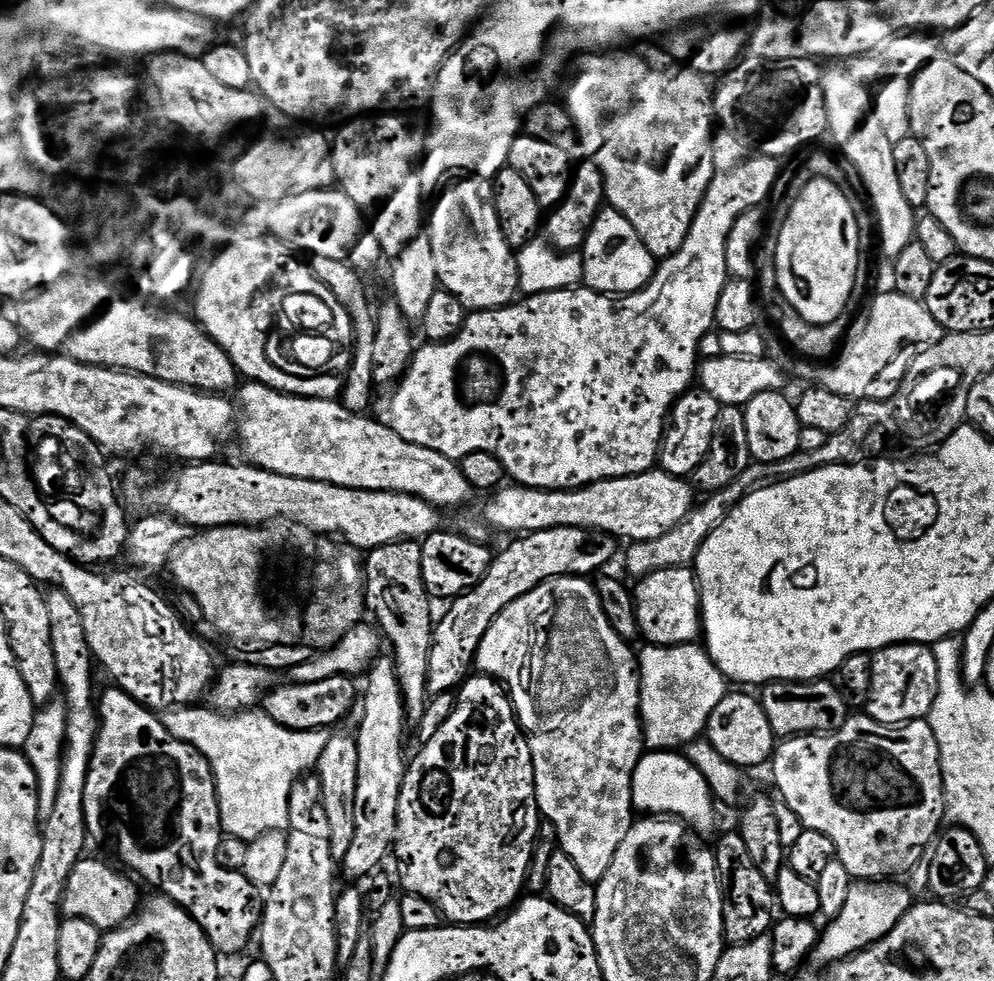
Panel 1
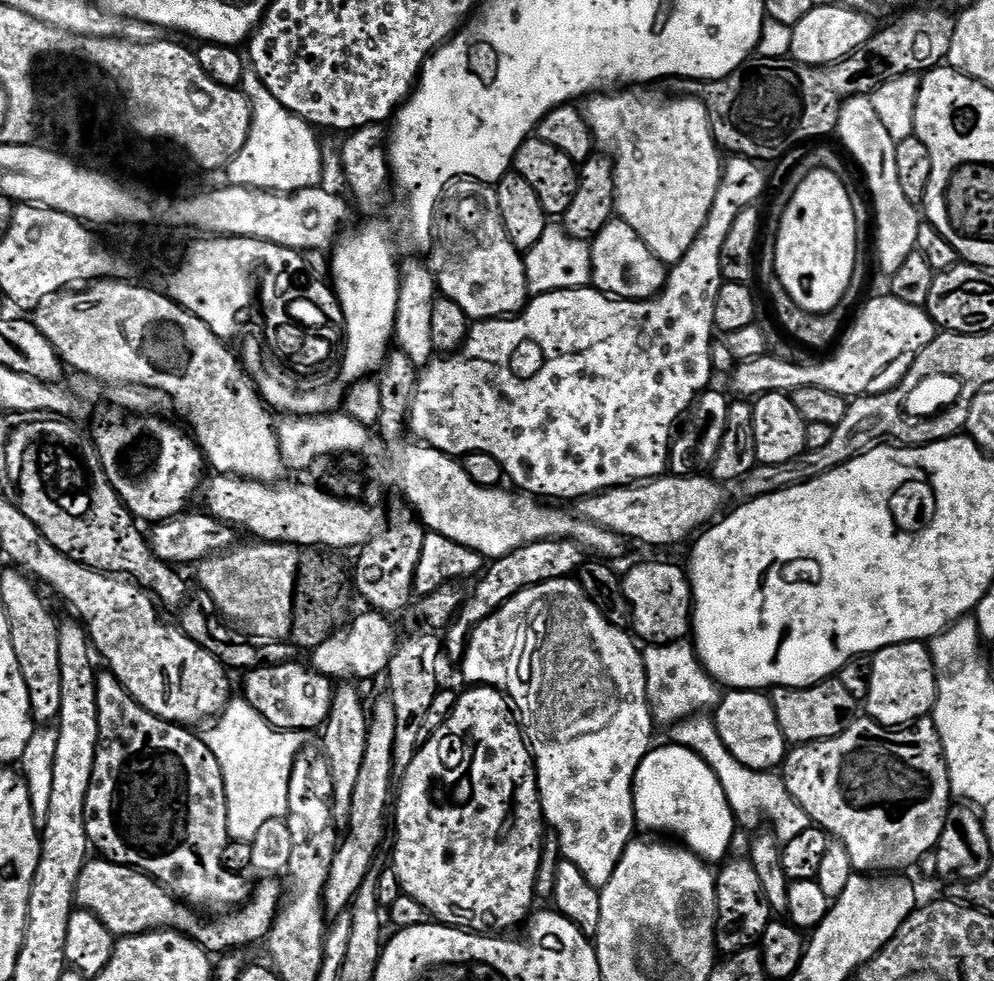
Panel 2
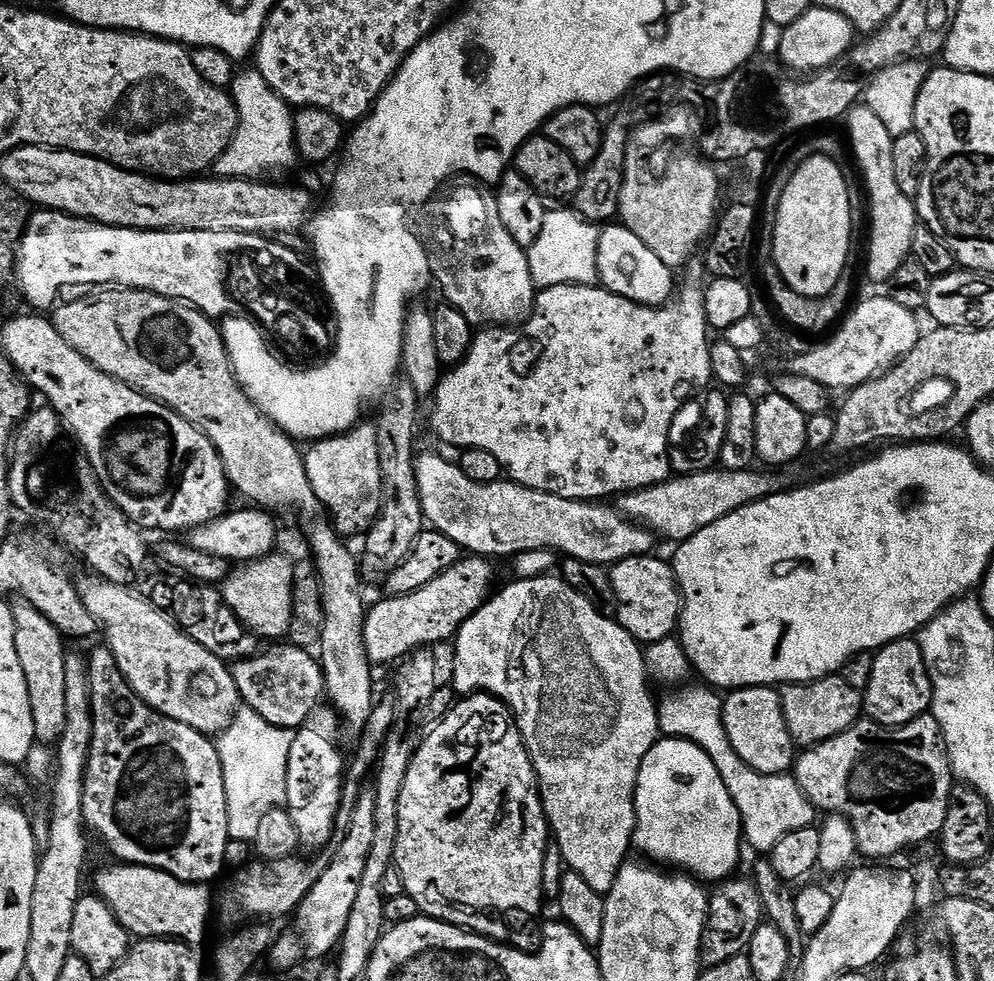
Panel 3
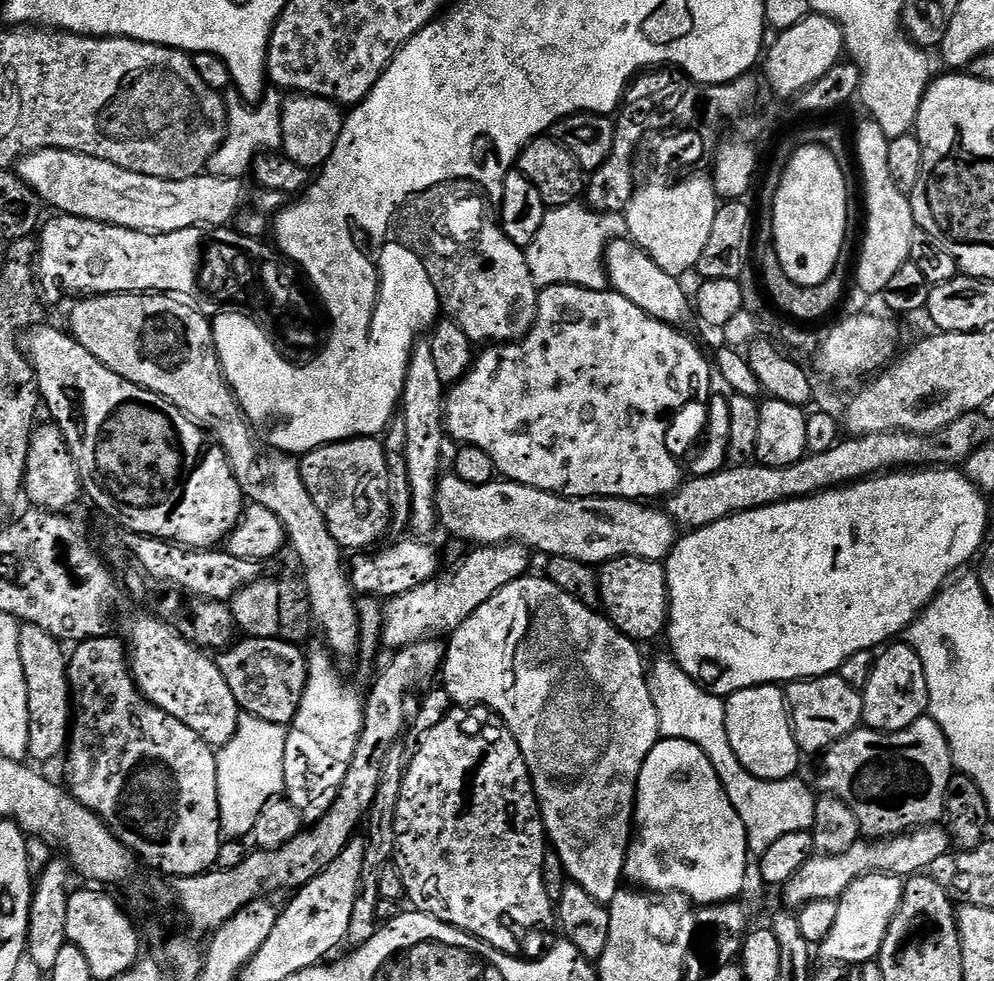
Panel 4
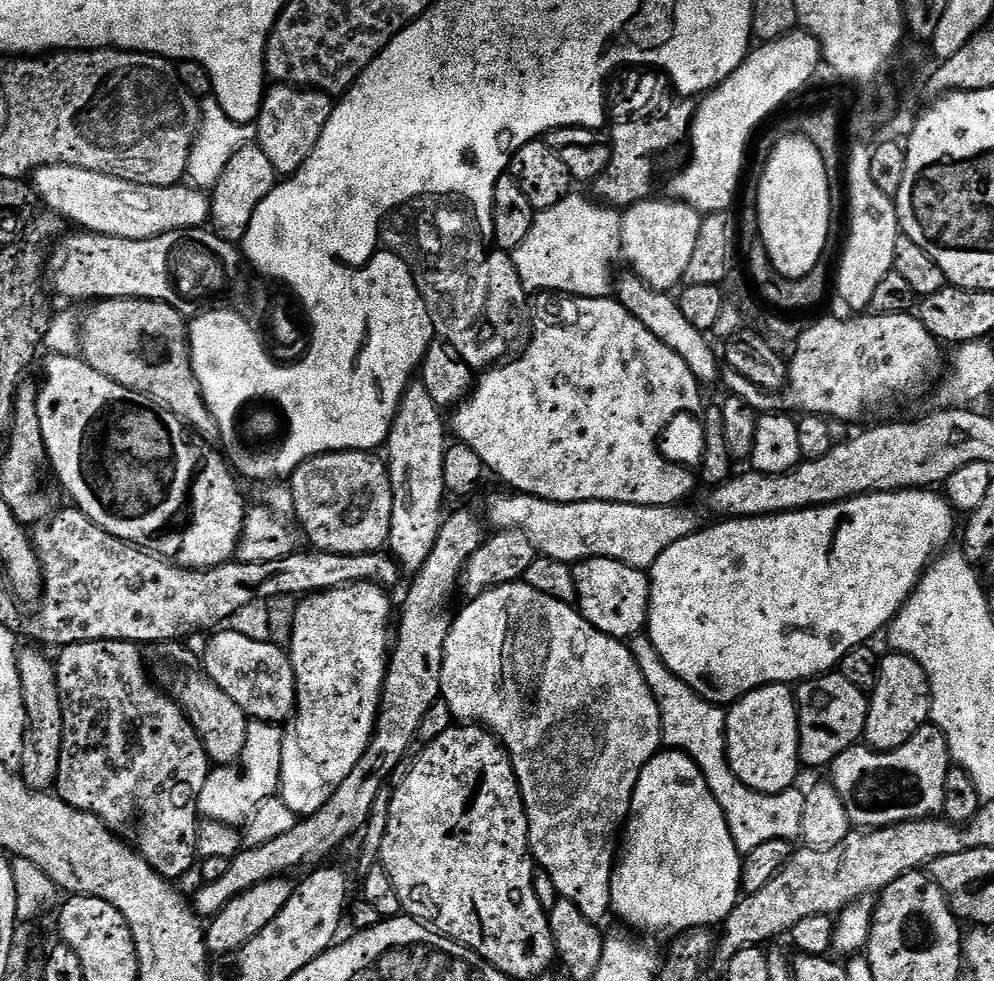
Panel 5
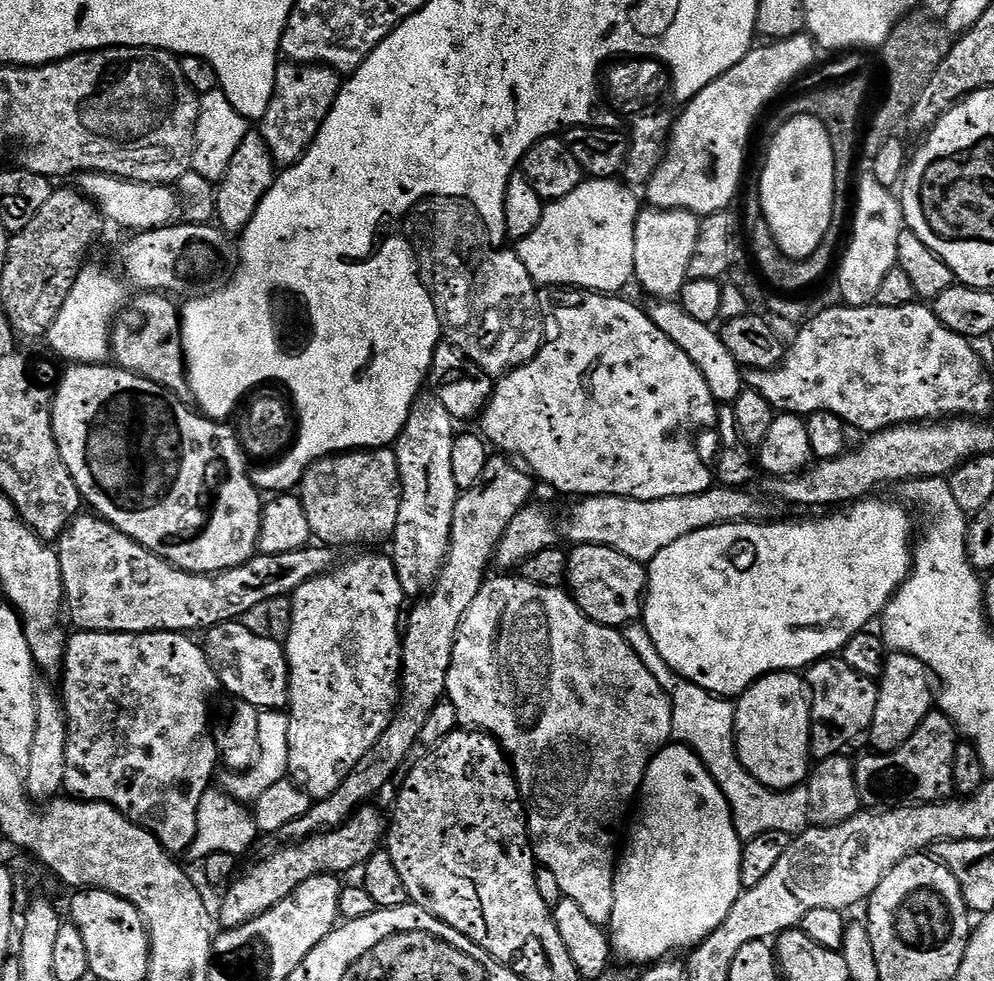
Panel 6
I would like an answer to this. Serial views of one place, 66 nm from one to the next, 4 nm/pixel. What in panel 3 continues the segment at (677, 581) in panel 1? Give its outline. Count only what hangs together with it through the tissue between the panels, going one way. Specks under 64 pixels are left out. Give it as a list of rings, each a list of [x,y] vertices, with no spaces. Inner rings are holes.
[[[656,554],[631,556],[615,565],[610,575],[618,605],[615,619],[637,642],[644,646],[658,643],[677,631],[682,607],[680,585],[667,559],[659,560]]]

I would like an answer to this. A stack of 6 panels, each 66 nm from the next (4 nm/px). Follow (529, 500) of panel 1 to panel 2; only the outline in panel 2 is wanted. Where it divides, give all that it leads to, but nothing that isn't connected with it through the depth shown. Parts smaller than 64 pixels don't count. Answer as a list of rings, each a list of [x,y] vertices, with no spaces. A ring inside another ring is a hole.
[[[665,474],[655,480],[624,484],[621,488],[608,488],[604,492],[585,496],[579,501],[578,515],[581,520],[589,520],[606,530],[617,532],[629,541],[641,540],[652,548],[666,548],[680,543],[690,532],[694,534],[711,525],[721,515],[724,492],[726,496],[726,488],[711,480],[708,474]]]

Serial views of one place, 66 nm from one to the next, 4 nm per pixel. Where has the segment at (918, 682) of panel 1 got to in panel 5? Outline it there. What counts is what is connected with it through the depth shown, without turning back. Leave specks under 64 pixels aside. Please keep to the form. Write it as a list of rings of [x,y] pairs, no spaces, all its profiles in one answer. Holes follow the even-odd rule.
[[[893,651],[880,662],[876,687],[871,689],[868,702],[868,717],[863,739],[878,752],[889,752],[910,742],[919,728],[929,723],[932,714],[932,684],[920,663],[912,656]]]

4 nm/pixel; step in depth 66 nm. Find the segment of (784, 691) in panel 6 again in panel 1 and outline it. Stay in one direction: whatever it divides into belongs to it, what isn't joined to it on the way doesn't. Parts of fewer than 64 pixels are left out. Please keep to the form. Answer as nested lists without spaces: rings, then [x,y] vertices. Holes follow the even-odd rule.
[[[729,691],[722,698],[718,706],[714,707],[714,712],[710,714],[706,739],[709,744],[722,754],[730,763],[736,765],[741,770],[756,768],[759,764],[767,765],[772,759],[772,753],[776,751],[778,737],[770,726],[770,718],[766,716],[766,710],[760,705],[759,699],[755,695],[747,696],[747,691]]]

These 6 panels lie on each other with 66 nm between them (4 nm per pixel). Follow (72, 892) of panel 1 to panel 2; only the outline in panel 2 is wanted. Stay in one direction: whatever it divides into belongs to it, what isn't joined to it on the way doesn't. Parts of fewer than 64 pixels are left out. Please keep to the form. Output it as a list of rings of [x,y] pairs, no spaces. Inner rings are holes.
[[[103,858],[89,859],[78,874],[76,904],[85,912],[93,912],[110,930],[113,936],[137,936],[143,932],[171,930],[183,932],[191,940],[197,940],[209,954],[228,954],[240,950],[243,944],[267,941],[268,932],[280,913],[282,895],[276,882],[264,882],[251,889],[246,903],[239,910],[229,911],[221,920],[199,920],[189,905],[179,901],[153,876],[139,872],[125,864],[116,864]]]

